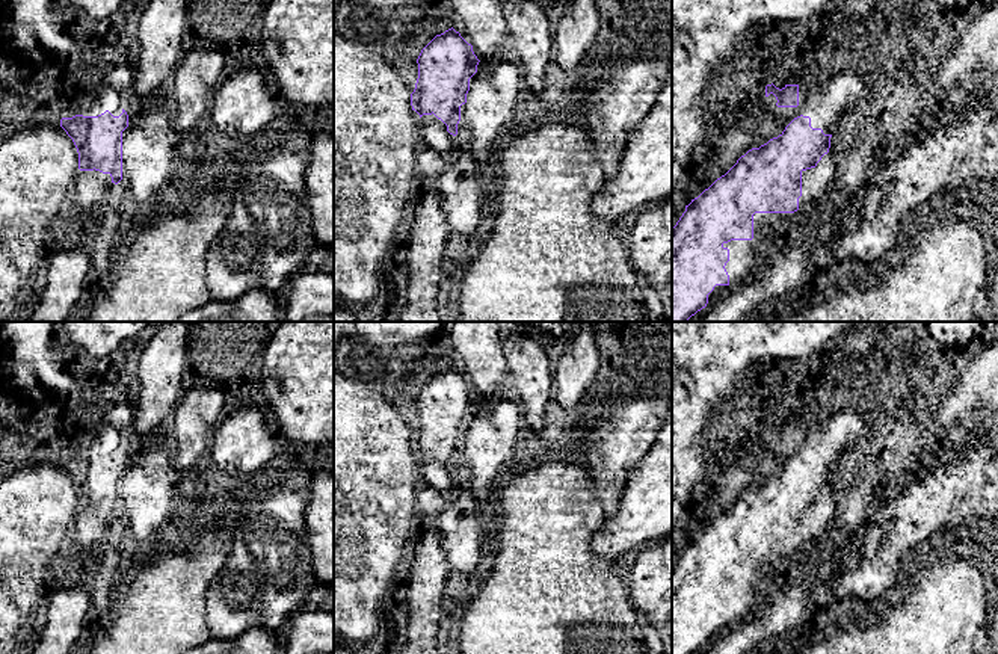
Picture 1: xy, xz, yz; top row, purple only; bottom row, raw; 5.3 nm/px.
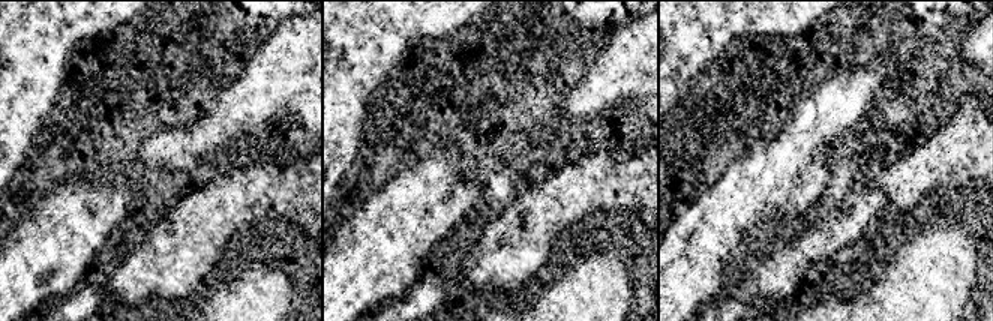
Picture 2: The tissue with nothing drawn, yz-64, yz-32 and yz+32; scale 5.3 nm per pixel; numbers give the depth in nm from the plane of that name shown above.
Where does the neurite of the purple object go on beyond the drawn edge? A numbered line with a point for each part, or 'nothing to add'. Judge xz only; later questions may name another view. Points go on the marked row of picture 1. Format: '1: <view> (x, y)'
1: xz (426, 121)

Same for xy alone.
1: xy (91, 175)

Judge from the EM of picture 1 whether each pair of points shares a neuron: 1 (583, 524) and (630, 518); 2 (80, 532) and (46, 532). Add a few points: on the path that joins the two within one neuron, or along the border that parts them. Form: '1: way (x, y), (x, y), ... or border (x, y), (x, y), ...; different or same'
1: border (607, 517), (592, 541), (595, 556); different
2: border (76, 518), (59, 547), (58, 559), (62, 564); different

